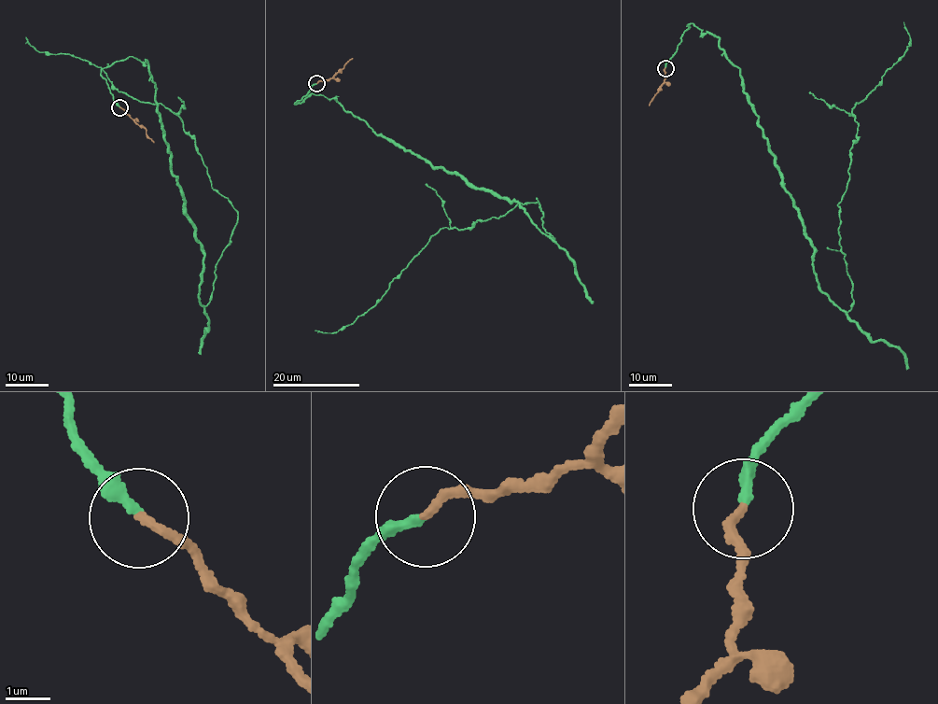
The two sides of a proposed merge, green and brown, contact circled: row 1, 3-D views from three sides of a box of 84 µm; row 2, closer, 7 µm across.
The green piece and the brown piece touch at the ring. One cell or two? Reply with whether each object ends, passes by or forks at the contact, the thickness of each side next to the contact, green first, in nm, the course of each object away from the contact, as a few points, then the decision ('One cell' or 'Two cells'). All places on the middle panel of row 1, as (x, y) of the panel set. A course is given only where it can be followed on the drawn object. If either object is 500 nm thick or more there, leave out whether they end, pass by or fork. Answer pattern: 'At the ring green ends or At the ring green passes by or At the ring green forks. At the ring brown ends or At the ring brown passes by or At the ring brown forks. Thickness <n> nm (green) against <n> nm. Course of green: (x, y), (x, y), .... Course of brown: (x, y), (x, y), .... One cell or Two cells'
At the ring green ends. At the ring brown ends. Thickness 240 nm (green) against 200 nm. Course of green: (316, 83), (295, 104), (334, 99), (520, 203), (553, 239), (536, 202), (443, 228), (373, 306), (314, 330). Course of brown: (316, 83), (334, 76), (353, 58). Two cells

